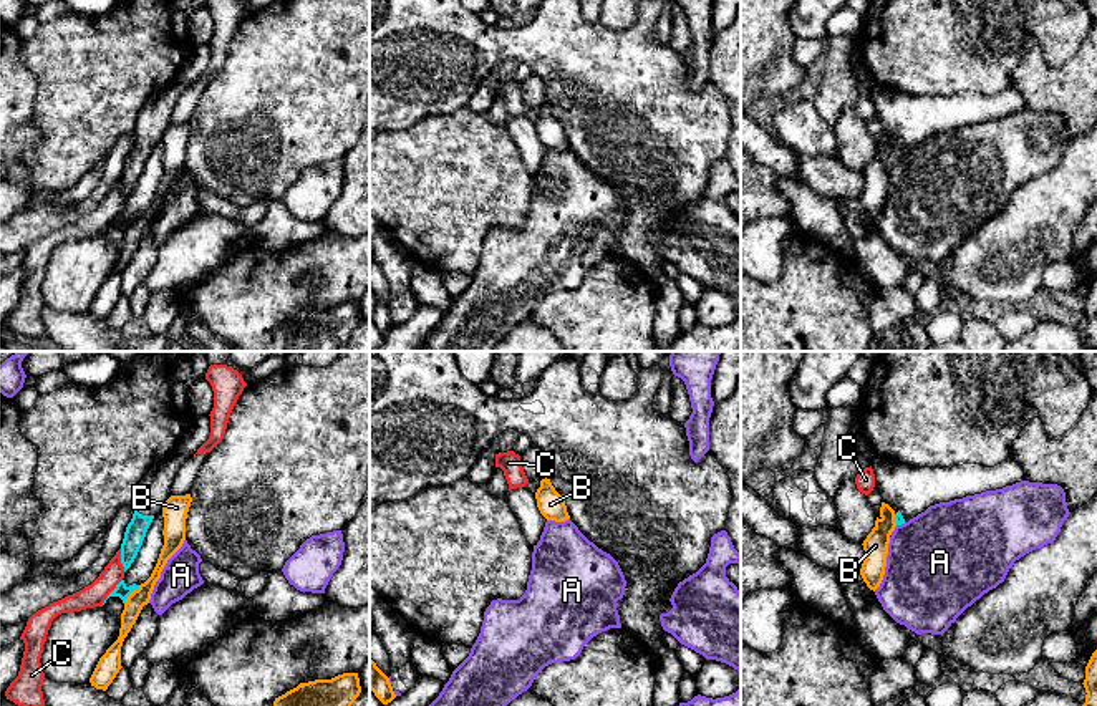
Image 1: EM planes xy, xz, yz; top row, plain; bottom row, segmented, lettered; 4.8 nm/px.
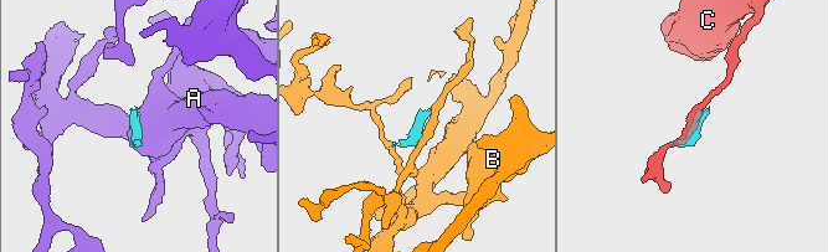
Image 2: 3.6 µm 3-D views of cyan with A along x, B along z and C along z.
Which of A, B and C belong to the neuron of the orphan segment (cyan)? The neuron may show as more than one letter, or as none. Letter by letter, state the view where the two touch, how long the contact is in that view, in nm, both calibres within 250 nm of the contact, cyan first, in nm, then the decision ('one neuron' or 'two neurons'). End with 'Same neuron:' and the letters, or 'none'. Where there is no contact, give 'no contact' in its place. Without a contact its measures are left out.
A: yz | 50 nm | 50/480 nm | two neurons
B: xy | 120 nm | 70/90 nm | two neurons
C: xy | 160 nm | 70/110 nm | two neurons
Same neuron: none

